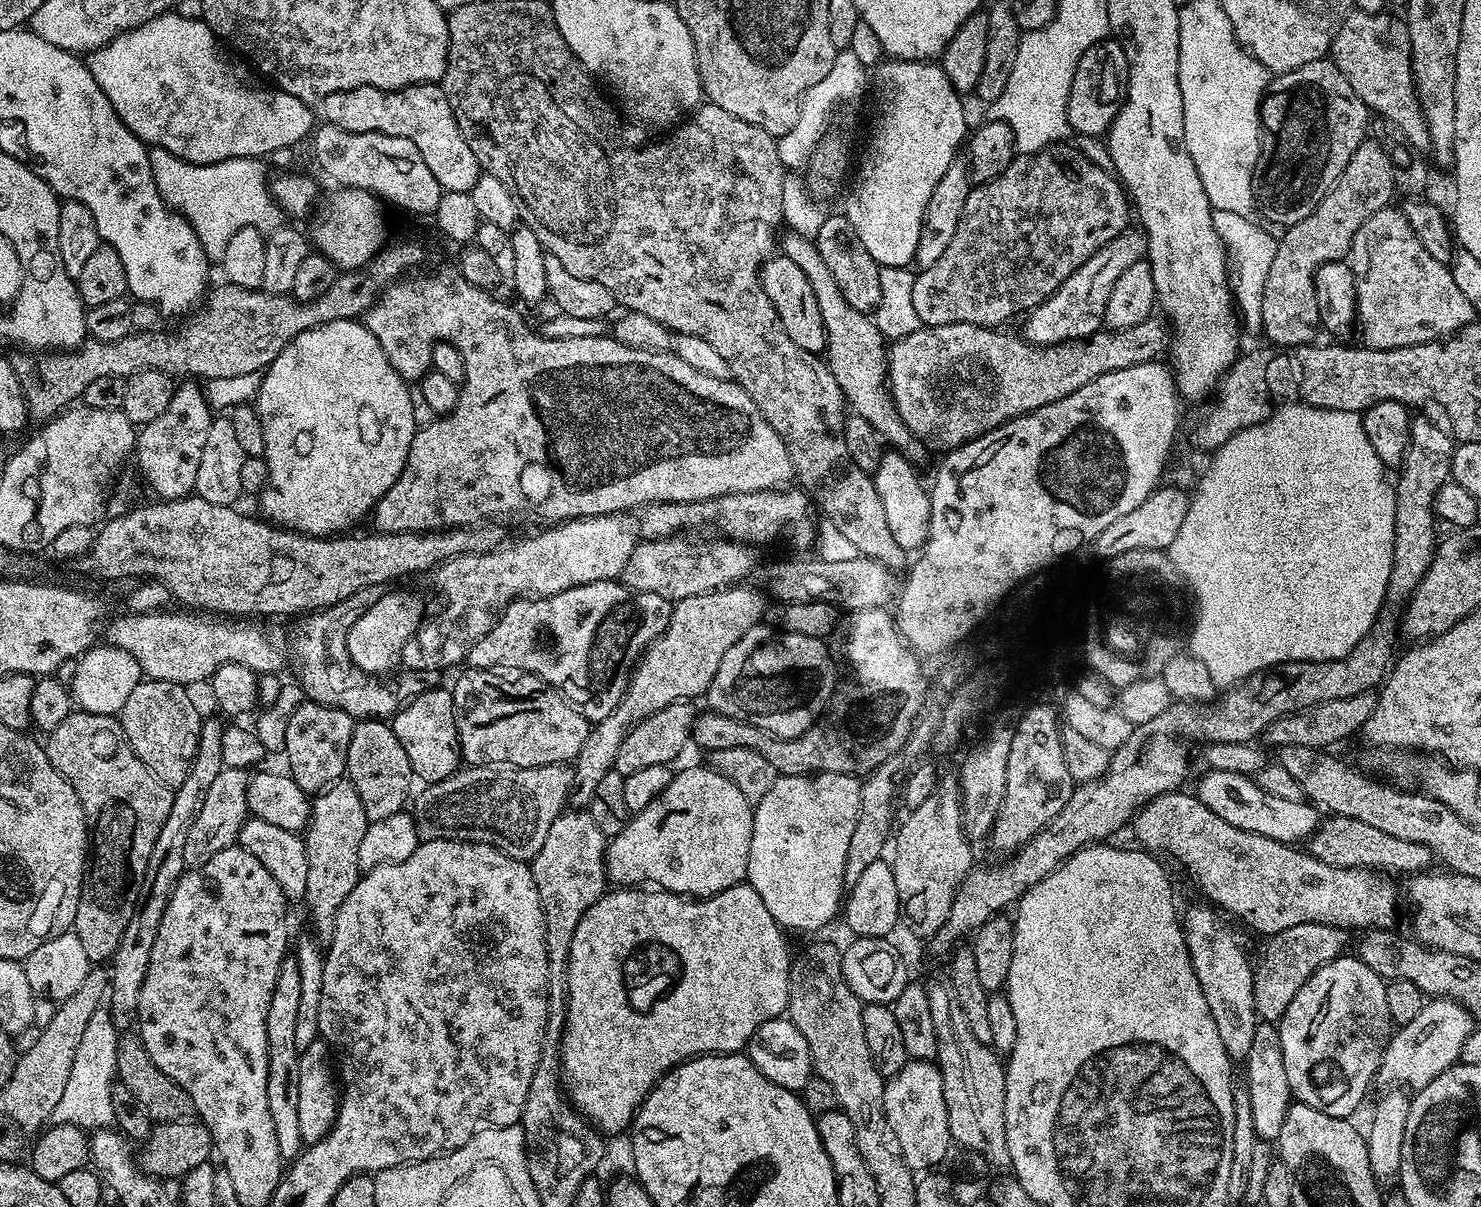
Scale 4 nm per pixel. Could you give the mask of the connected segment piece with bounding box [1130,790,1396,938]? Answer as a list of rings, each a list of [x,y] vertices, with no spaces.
[[[1191,791],[1167,792],[1154,798],[1136,812],[1130,828],[1136,831],[1137,838],[1144,843],[1141,845],[1147,851],[1153,854],[1169,852],[1188,871],[1189,878],[1196,880],[1205,901],[1211,902],[1217,909],[1225,908],[1246,927],[1261,932],[1261,937],[1274,936],[1302,923],[1324,923],[1343,930],[1388,930],[1395,925],[1392,923],[1396,920],[1396,888],[1387,880],[1387,875],[1370,868],[1330,866],[1307,850],[1262,834],[1238,830],[1238,826],[1230,826],[1230,822],[1218,818],[1218,814],[1214,814],[1214,810],[1207,808]]]

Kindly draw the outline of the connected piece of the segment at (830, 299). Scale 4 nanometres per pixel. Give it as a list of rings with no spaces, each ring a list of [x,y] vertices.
[[[788,230],[779,237],[778,248],[783,256],[794,262],[794,266],[798,266],[798,270],[802,270],[802,274],[806,274],[810,290],[814,290],[826,334],[826,363],[834,374],[834,382],[838,382],[844,392],[847,407],[855,415],[866,418],[866,422],[870,422],[870,426],[874,426],[887,443],[888,440],[892,443],[889,445],[895,451],[913,462],[920,462],[926,448],[902,422],[888,391],[888,348],[885,336],[879,332],[873,317],[862,310],[854,310],[854,306],[846,302],[842,290],[838,290],[838,282],[834,282],[834,274],[830,274],[822,254],[818,254],[815,239]]]

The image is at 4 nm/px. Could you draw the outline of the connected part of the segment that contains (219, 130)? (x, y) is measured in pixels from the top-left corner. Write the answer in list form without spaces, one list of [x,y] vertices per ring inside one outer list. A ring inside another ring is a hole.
[[[169,10],[161,16],[150,18],[142,26],[120,33],[109,44],[97,48],[95,52],[91,53],[87,57],[86,63],[90,74],[94,74],[94,82],[98,82],[98,86],[102,86],[102,94],[106,94],[106,98],[110,98],[110,106],[114,106],[114,110],[120,115],[122,122],[139,140],[144,141],[152,148],[170,150],[170,154],[182,158],[188,164],[213,164],[243,156],[265,158],[264,156],[270,155],[271,152],[280,152],[283,148],[298,143],[304,135],[307,137],[314,128],[314,123],[312,124],[313,109],[304,100],[294,98],[294,94],[286,94],[286,90],[265,82],[243,59],[237,58],[231,51],[224,52],[223,47],[225,48],[225,45],[220,37],[212,31],[207,20],[180,17],[175,10]]]

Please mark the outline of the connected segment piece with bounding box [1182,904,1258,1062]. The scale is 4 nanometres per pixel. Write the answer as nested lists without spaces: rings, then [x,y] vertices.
[[[1206,904],[1192,906],[1182,914],[1184,941],[1192,958],[1203,998],[1222,1039],[1225,1055],[1233,1061],[1247,1059],[1258,1023],[1253,996],[1254,971],[1251,959],[1238,944],[1231,930],[1218,918],[1219,913]]]

